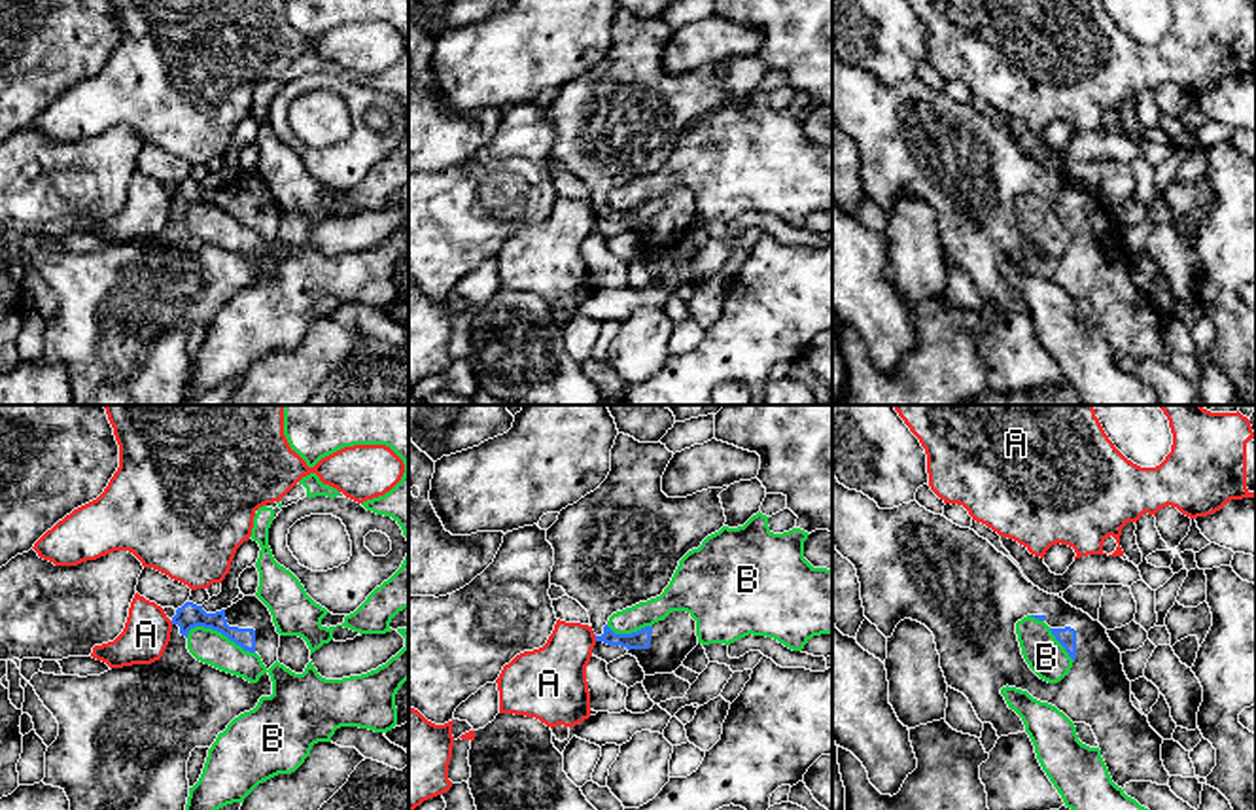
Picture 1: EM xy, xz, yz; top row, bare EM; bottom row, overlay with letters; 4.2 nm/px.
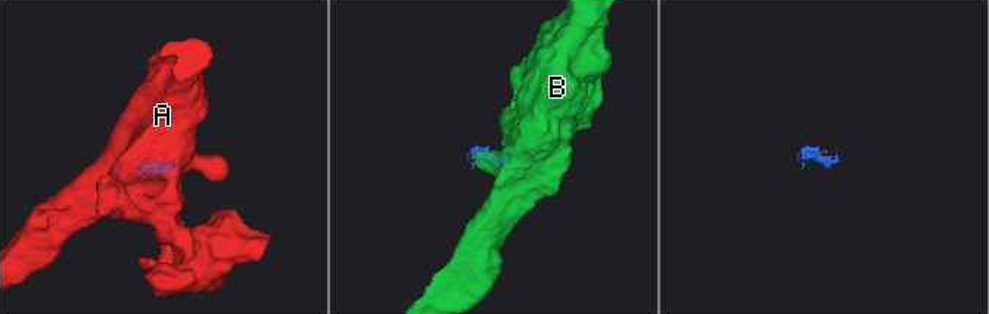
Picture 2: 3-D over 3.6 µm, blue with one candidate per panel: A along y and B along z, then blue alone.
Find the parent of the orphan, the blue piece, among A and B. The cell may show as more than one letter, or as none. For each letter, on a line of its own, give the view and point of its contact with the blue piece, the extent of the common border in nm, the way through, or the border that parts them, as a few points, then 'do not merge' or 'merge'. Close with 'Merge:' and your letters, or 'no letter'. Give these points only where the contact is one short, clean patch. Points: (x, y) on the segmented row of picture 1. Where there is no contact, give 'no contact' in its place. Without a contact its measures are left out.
A: meets blue in xz at (596, 638); contact 40 nm long; border along xz (593, 634), (596, 640); do not merge
B: meets blue in xy at (220, 631); contact 300 nm long; border along xy (186, 634), (195, 627), (210, 627), (254, 653); do not merge
Merge: no letter

